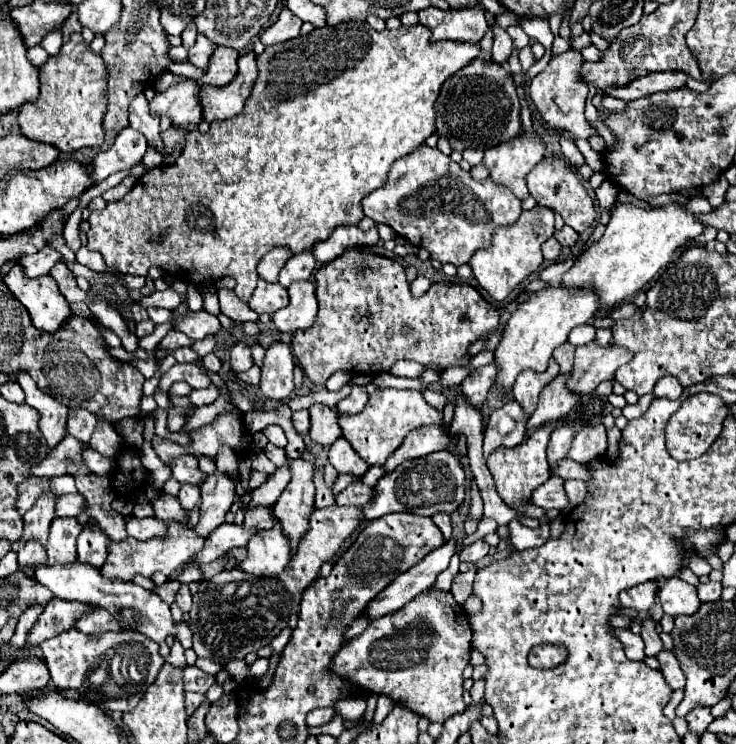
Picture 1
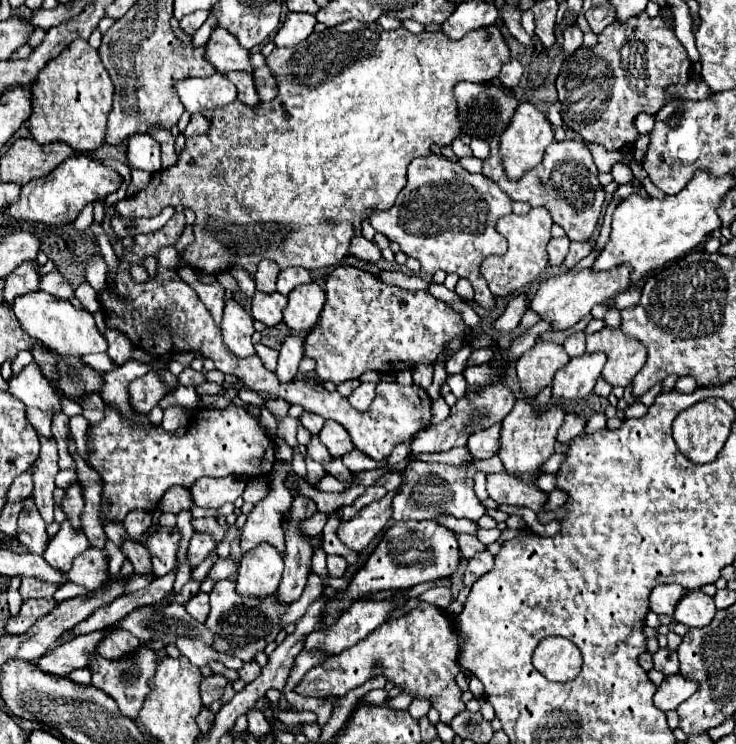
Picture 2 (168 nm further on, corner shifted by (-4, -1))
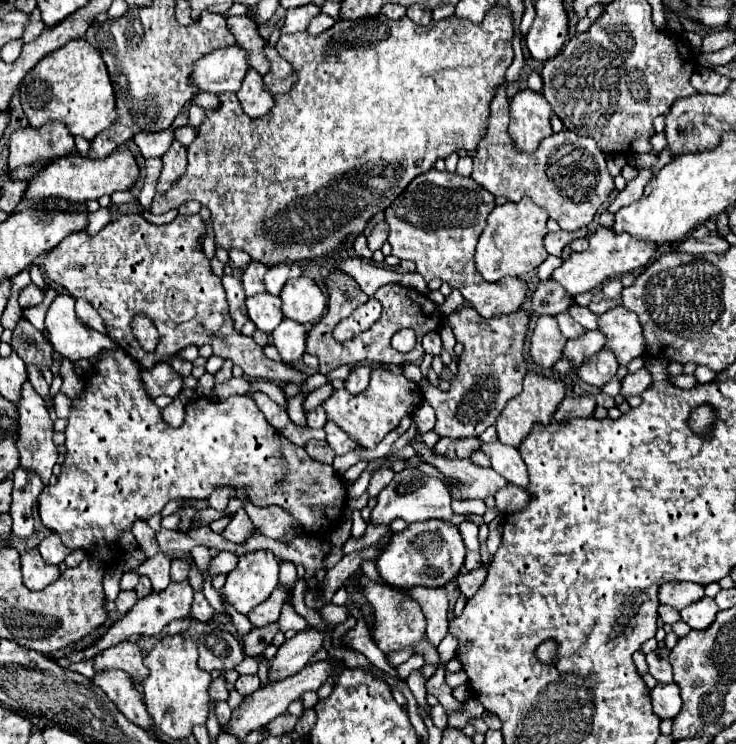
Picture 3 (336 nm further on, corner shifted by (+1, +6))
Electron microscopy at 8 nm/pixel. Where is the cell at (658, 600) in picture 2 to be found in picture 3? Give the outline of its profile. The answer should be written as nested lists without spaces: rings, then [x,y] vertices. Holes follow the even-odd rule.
[[[681,582],[681,584],[663,584],[659,592],[661,604],[669,604],[675,610],[683,610],[689,604],[705,598],[705,588],[695,582]]]

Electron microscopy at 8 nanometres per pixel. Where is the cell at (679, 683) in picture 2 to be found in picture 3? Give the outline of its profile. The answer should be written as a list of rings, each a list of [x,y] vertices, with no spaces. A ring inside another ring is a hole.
[[[657,684],[651,690],[651,702],[653,702],[655,716],[659,716],[661,720],[675,718],[683,706],[677,684]]]

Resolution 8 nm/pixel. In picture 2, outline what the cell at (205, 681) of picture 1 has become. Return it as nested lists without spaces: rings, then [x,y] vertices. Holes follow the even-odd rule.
[[[218,675],[204,677],[202,683],[200,683],[200,697],[202,697],[202,703],[208,707],[212,701],[220,699],[220,697],[222,697],[222,689],[226,687],[226,683],[228,683],[226,677],[218,677]]]

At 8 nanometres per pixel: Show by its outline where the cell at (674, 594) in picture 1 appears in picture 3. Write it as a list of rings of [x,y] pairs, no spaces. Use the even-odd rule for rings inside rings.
[[[705,598],[705,600],[699,600],[697,604],[691,604],[689,608],[681,610],[681,620],[685,624],[689,624],[693,630],[707,630],[715,616],[717,616],[719,608],[715,604],[713,598]]]

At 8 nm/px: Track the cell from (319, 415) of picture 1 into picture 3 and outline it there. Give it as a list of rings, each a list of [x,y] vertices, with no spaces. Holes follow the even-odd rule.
[[[333,422],[325,424],[325,432],[327,432],[327,444],[333,448],[335,454],[347,454],[357,446],[357,442]]]

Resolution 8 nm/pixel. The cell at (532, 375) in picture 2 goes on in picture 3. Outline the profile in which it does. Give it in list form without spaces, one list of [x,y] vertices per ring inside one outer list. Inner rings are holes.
[[[539,316],[531,336],[531,356],[535,364],[551,368],[563,356],[565,342],[567,338],[561,334],[555,316]]]

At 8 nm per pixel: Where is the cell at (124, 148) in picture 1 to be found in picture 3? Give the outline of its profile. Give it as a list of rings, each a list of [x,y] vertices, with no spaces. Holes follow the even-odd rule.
[[[161,130],[161,132],[141,132],[135,136],[137,146],[141,148],[141,154],[145,158],[155,158],[155,156],[163,156],[171,144],[175,140],[175,130]]]

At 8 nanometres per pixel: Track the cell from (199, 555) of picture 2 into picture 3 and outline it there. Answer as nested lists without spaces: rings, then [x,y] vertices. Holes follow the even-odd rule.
[[[187,558],[187,560],[173,560],[173,564],[171,564],[171,582],[183,582],[187,578],[191,562],[193,562],[191,558]]]

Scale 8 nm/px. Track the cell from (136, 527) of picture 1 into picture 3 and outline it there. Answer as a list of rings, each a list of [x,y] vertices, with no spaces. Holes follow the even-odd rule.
[[[159,552],[157,556],[145,560],[145,564],[141,564],[135,572],[143,574],[151,580],[153,584],[153,592],[163,592],[167,586],[169,586],[169,566],[171,566],[171,560]]]

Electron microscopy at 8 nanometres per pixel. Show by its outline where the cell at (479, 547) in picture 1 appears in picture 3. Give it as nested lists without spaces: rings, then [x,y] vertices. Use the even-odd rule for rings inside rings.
[[[481,566],[481,568],[473,570],[473,572],[467,572],[467,574],[457,576],[457,584],[459,584],[461,594],[463,594],[467,600],[469,600],[471,596],[475,596],[475,592],[477,592],[479,586],[483,584],[485,576],[487,576],[487,568],[485,568],[485,566]]]

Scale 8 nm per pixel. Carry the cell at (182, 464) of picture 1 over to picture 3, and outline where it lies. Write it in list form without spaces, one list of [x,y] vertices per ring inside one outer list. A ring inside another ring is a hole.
[[[229,486],[215,488],[215,490],[213,490],[213,494],[211,494],[211,498],[209,498],[211,508],[215,508],[215,510],[223,512],[223,510],[227,508],[227,504],[229,504],[229,496],[231,496],[231,492],[233,492],[233,490],[229,490]]]

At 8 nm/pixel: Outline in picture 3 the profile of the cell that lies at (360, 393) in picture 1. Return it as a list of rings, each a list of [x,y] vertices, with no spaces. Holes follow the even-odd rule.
[[[355,366],[351,370],[351,374],[345,378],[345,388],[351,394],[359,394],[365,390],[365,386],[369,384],[369,374],[371,374],[371,366]]]

